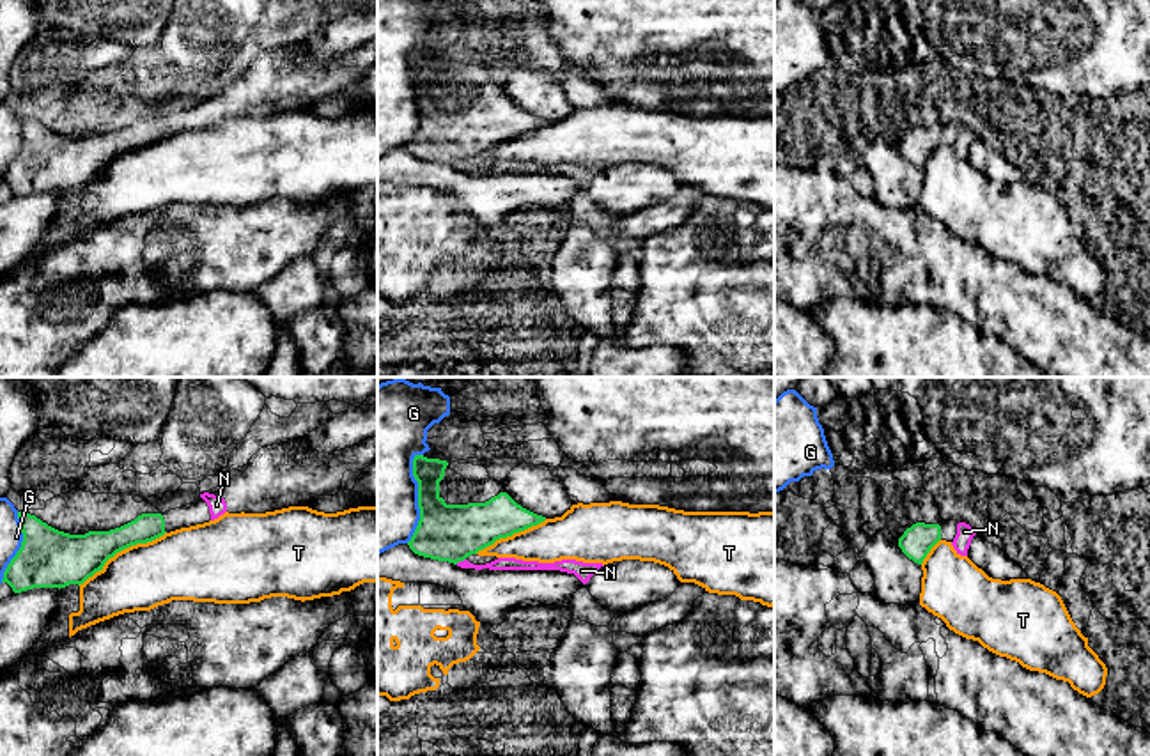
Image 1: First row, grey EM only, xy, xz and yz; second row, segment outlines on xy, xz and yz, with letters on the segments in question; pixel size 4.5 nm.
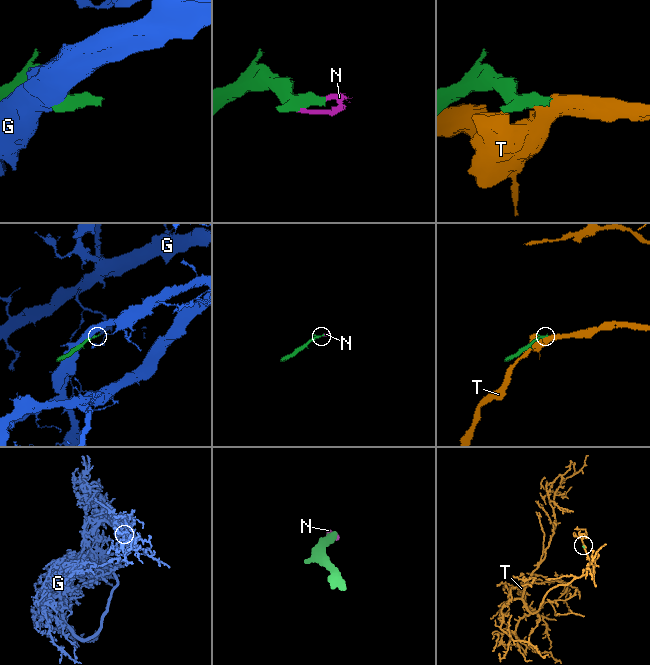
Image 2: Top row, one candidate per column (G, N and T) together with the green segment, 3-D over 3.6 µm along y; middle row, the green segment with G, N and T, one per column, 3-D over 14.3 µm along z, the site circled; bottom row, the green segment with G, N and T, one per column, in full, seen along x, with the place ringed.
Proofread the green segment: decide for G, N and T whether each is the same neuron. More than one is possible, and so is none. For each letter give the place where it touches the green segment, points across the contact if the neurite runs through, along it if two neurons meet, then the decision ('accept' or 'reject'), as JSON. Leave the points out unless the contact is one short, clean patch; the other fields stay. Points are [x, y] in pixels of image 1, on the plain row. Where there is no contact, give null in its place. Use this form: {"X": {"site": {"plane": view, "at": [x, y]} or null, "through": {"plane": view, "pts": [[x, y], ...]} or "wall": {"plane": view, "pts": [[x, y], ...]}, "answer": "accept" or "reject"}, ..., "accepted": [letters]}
{"G": {"site": {"plane": "xz", "at": [419, 100]}, "answer": "reject"}, "N": {"site": {"plane": "xz", "at": [459, 163]}, "answer": "accept"}, "T": {"site": {"plane": "xy", "at": [121, 153]}, "wall": {"plane": "xy", "pts": [[165, 135], [151, 144], [117, 154], [78, 188]]}, "answer": "reject"}, "accepted": ["N"]}

